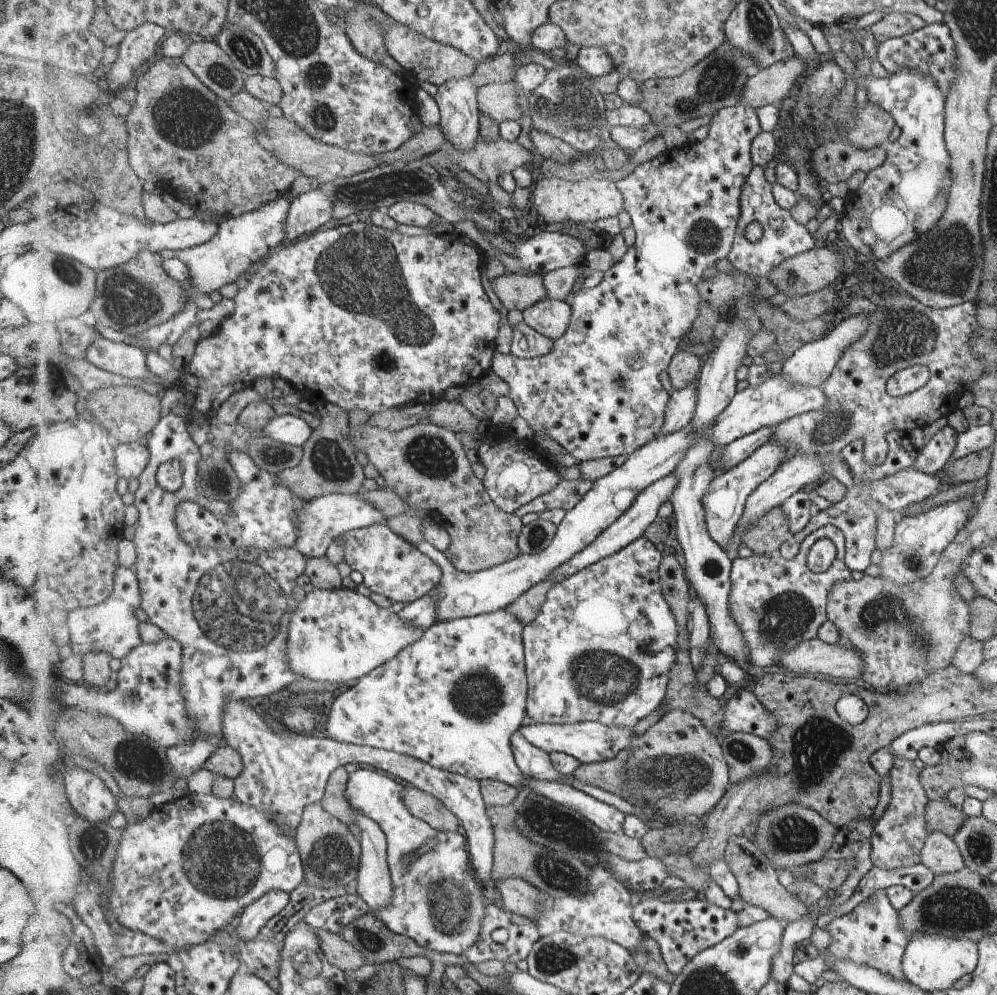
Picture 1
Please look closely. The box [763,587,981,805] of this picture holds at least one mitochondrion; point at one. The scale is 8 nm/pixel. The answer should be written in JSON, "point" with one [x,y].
{"point":[817,746]}

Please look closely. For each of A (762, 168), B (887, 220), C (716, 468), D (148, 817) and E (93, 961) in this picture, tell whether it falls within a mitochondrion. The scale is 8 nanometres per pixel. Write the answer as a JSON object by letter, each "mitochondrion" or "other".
{"A":"other","B":"other","C":"other","D":"other","E":"other"}

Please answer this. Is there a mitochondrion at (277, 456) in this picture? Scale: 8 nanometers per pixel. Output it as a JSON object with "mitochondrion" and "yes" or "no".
{"mitochondrion":"yes"}

